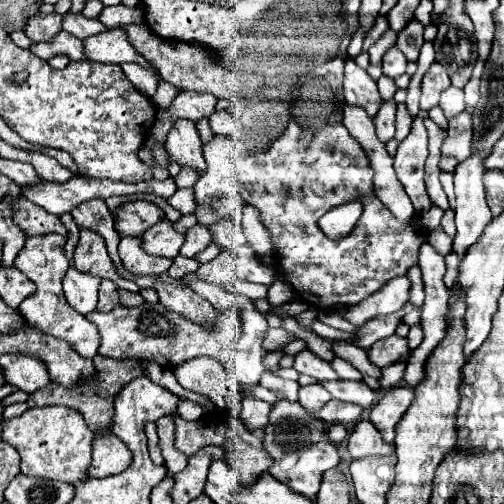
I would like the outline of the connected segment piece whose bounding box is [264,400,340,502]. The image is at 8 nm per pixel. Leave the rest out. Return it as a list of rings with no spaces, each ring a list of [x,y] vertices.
[[[280,400],[278,404],[274,404],[272,414],[270,414],[270,424],[266,426],[264,448],[274,458],[270,474],[278,482],[286,484],[292,492],[302,494],[308,500],[316,502],[316,494],[318,494],[324,472],[336,468],[340,464],[340,456],[338,456],[334,444],[324,444],[324,446],[302,446],[302,444],[298,444],[298,436],[308,430],[306,426],[318,426],[320,430],[326,430],[322,422],[318,424],[310,416],[300,416],[304,412],[306,412],[306,408],[302,404],[292,404],[292,402],[286,402],[286,400]]]

